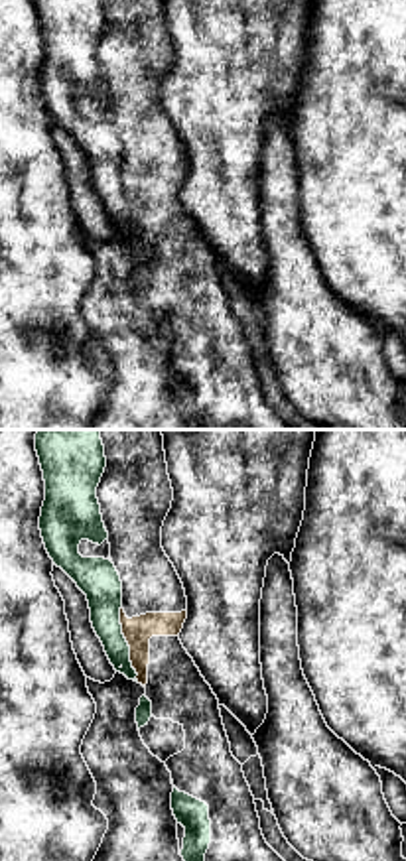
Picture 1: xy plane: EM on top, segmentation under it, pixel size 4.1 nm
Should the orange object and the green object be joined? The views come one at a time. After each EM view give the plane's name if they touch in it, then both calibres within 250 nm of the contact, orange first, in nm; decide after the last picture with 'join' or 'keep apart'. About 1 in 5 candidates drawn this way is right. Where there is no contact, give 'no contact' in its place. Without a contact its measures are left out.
contact in xy; calibres 120 and 160 nm

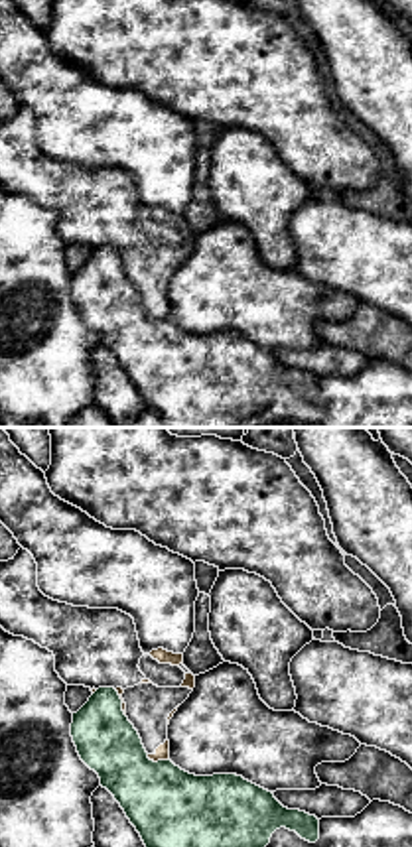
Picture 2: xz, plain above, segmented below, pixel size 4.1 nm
contact in xz; calibres 60 and 320 nm

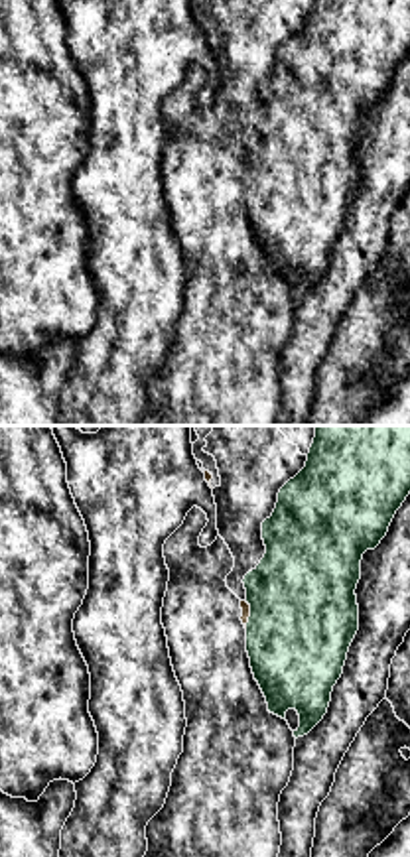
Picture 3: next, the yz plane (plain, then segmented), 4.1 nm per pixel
contact in yz; calibres 40 and 440 nm

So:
keep apart

